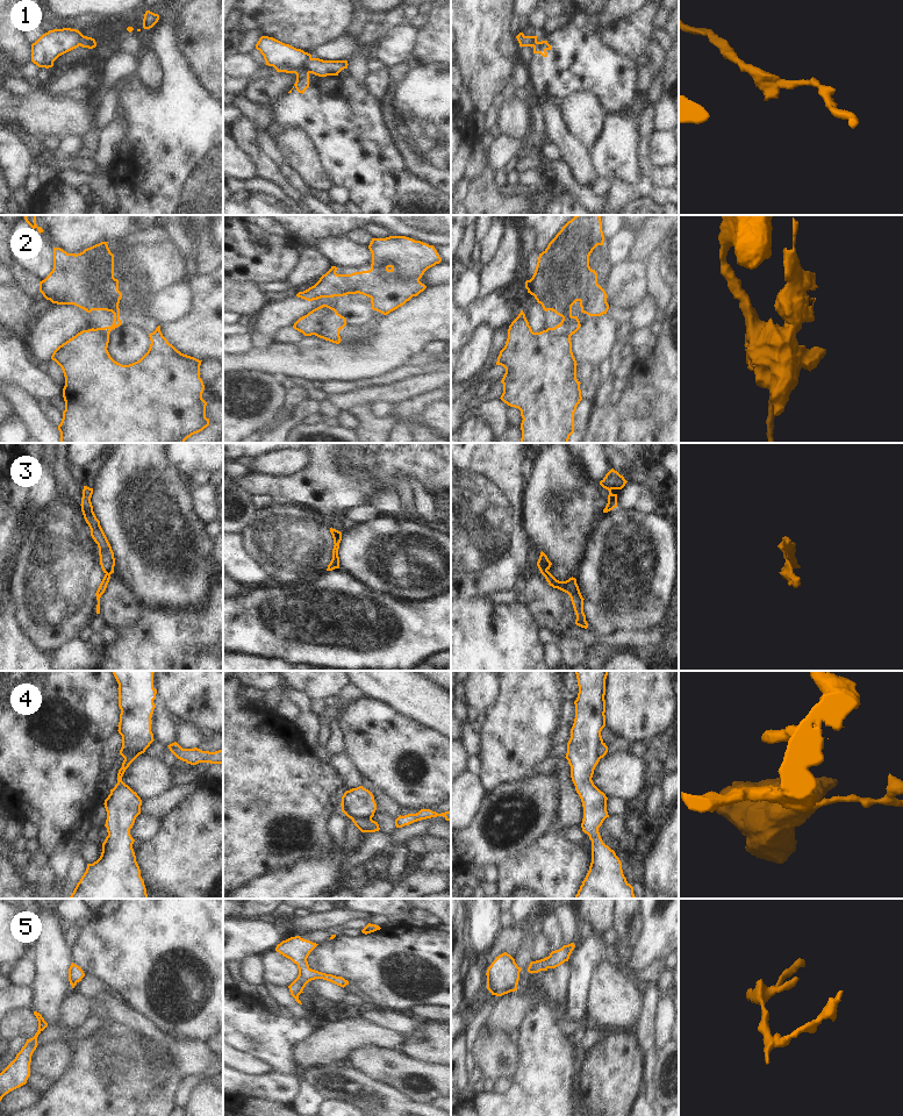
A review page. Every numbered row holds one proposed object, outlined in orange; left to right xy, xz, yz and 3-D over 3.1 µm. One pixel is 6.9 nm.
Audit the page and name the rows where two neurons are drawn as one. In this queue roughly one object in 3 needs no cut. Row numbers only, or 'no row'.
1, 2, 3, 4

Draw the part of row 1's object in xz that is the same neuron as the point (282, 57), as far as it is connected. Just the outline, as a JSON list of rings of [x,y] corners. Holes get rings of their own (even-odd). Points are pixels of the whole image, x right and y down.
[[[261,36],[256,49],[264,56],[266,65],[273,66],[277,72],[295,73],[296,81],[293,88],[304,93],[309,87],[309,72],[304,64],[311,58],[310,53],[268,36]],[[292,90],[288,93],[292,93]]]

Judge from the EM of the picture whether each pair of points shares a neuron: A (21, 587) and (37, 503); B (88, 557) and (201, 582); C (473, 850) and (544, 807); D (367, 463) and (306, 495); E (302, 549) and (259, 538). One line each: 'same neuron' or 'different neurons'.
A: different neurons
B: different neurons
C: same neuron
D: same neuron
E: same neuron

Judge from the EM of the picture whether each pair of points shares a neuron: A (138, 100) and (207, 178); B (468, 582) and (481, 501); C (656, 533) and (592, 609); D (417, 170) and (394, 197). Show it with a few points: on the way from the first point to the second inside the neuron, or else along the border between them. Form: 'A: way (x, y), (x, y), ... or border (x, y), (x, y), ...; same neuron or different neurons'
A: way (156, 120), (183, 147), (187, 158); same neuron
B: way (468, 563), (468, 521); same neuron
C: border (585, 599), (594, 602), (613, 626); different neurons
D: border (399, 152), (406, 167), (413, 174), (437, 188); different neurons

